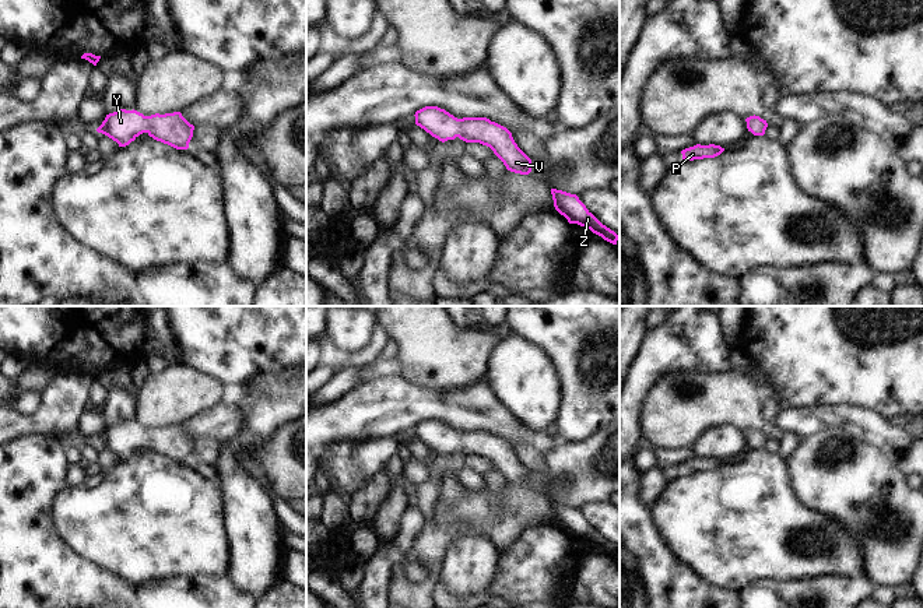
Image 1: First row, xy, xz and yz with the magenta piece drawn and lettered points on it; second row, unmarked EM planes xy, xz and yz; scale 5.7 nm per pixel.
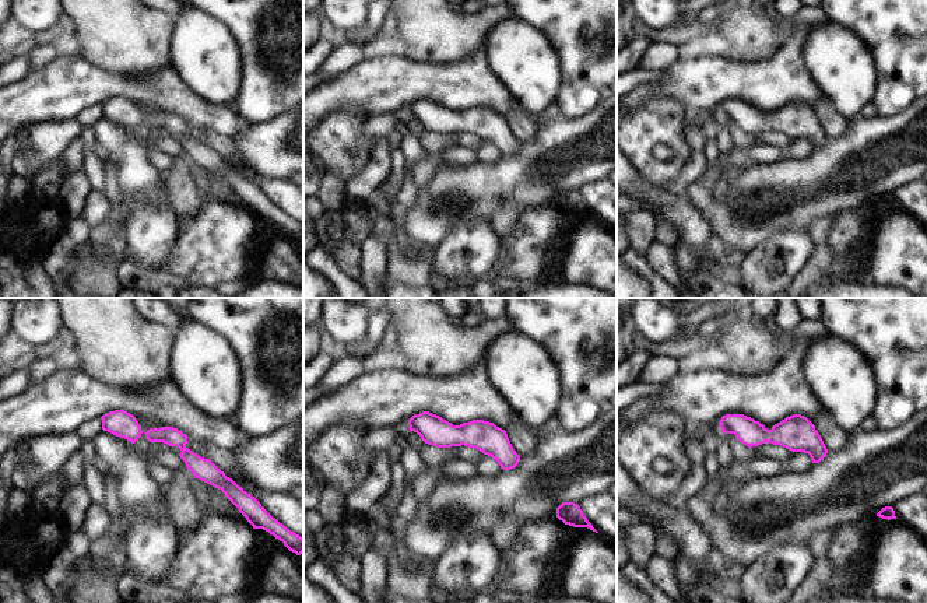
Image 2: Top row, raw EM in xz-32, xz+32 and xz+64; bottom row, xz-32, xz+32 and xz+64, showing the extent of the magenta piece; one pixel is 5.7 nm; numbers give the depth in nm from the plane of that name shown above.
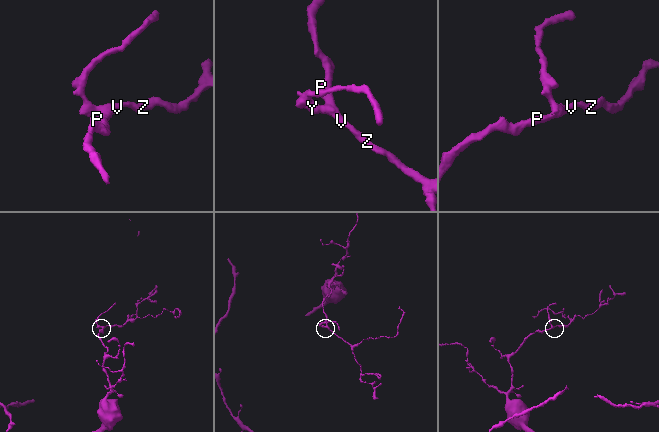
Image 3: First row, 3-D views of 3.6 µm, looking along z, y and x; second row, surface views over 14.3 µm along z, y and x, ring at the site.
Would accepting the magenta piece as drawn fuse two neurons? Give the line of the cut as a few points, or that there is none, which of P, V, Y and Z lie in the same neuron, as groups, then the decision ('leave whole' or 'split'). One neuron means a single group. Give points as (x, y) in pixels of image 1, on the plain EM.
no cut; P V Y Z; leave whole

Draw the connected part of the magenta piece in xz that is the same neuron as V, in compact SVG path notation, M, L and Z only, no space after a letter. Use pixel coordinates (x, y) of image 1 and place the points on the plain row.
M425 419L415 425L415 437L445 456L459 450L466 456L489 460L508 484L529 488L531 472L517 460L512 446L487 430L457 432L438 419Z

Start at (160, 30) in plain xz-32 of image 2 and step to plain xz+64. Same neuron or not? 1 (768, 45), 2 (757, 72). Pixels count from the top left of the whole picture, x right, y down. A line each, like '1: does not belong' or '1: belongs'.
1: belongs
2: does not belong

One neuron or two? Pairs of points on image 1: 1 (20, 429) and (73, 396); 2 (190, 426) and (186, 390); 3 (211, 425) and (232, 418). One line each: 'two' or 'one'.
1: one
2: two
3: one

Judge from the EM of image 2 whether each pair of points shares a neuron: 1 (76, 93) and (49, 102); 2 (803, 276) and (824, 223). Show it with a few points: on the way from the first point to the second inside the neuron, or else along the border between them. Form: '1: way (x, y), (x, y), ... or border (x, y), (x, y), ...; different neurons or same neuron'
1: way (69, 93), (59, 93), (56, 95); same neuron
2: way (815, 263), (820, 259), (820, 235); same neuron

